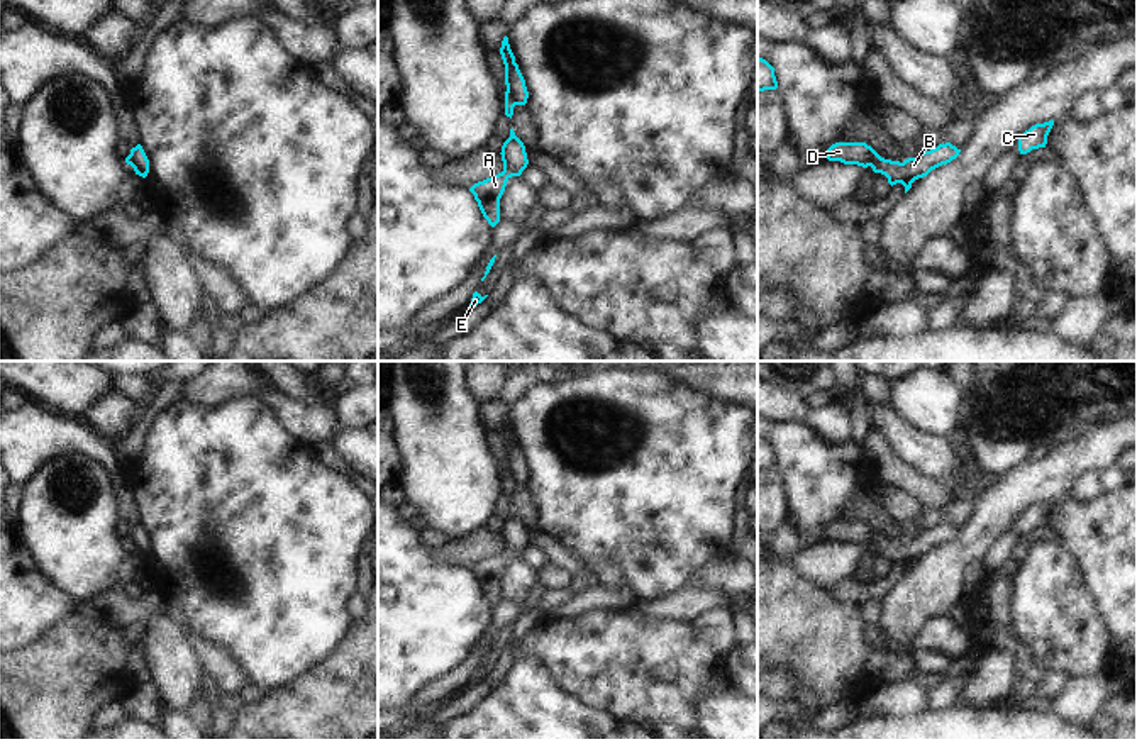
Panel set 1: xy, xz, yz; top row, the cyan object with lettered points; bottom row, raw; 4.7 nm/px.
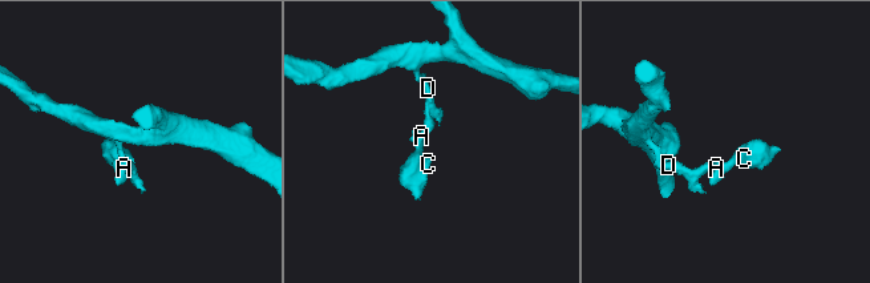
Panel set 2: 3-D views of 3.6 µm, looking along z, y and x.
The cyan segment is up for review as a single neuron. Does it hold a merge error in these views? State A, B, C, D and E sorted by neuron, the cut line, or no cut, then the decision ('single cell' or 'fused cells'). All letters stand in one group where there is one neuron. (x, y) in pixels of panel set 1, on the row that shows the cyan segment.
A B C E / D | xz (507, 88), (515, 104) | fused cells

